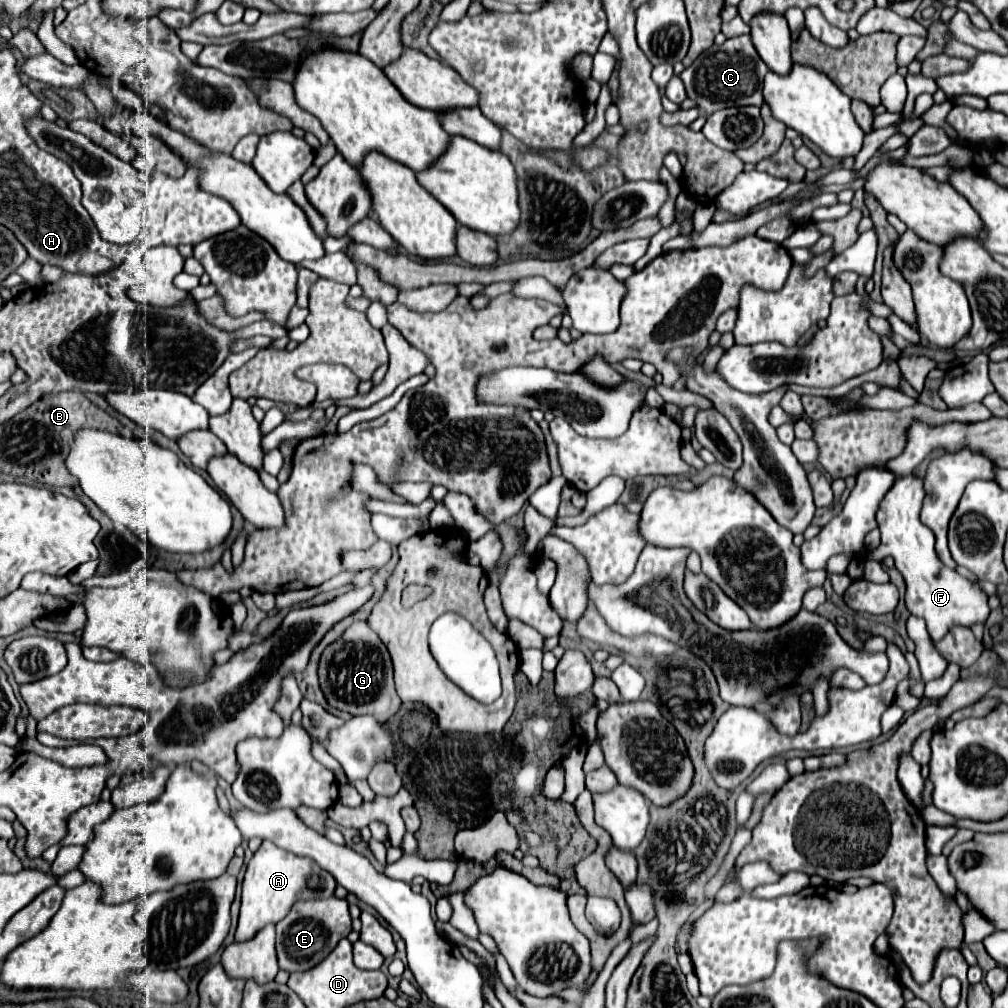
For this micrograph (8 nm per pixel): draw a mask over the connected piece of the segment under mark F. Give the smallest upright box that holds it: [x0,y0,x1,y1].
[869,473,989,641]

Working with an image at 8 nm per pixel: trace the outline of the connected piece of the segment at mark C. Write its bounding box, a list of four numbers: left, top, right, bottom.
[681,35,767,113]

